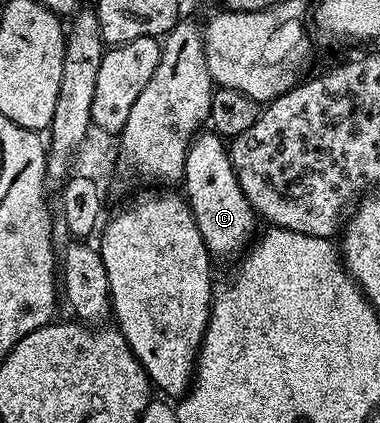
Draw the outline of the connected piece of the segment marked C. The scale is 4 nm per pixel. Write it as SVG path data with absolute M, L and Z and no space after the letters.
M201 130L190 142L182 192L188 201L188 207L192 209L204 245L213 257L243 253L253 243L258 232L258 213L253 210L252 203L242 190L236 171L232 168L229 145L215 132Z

